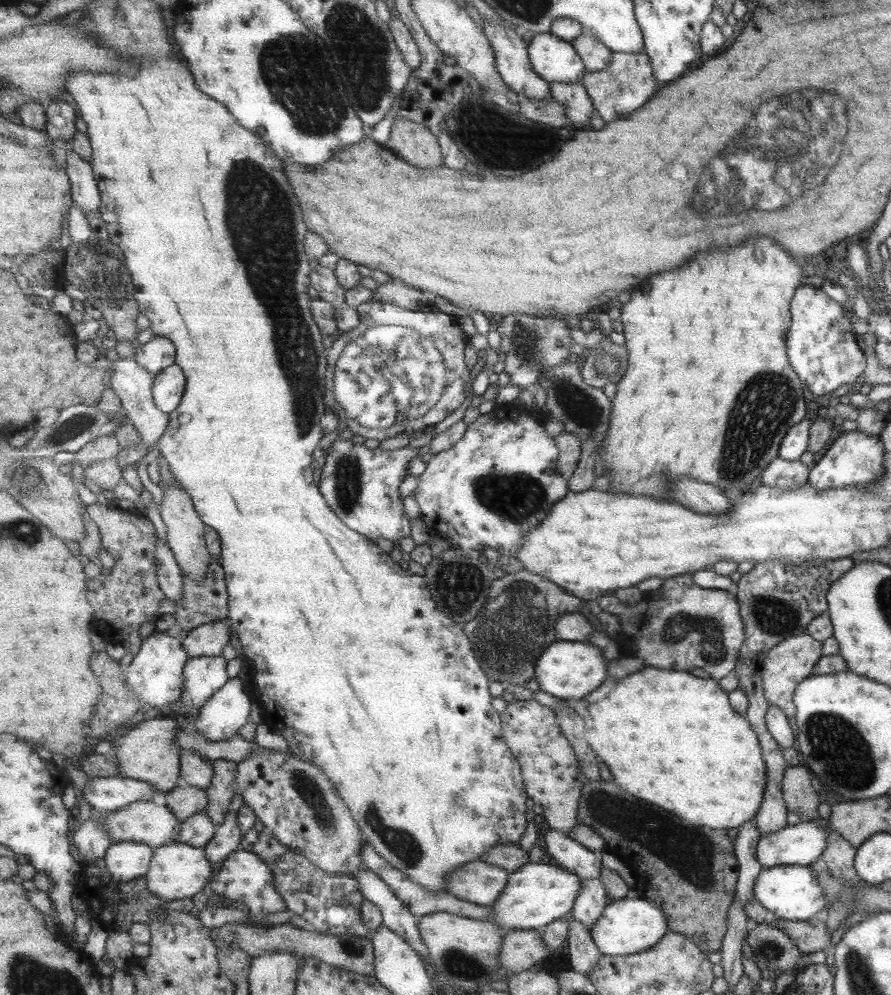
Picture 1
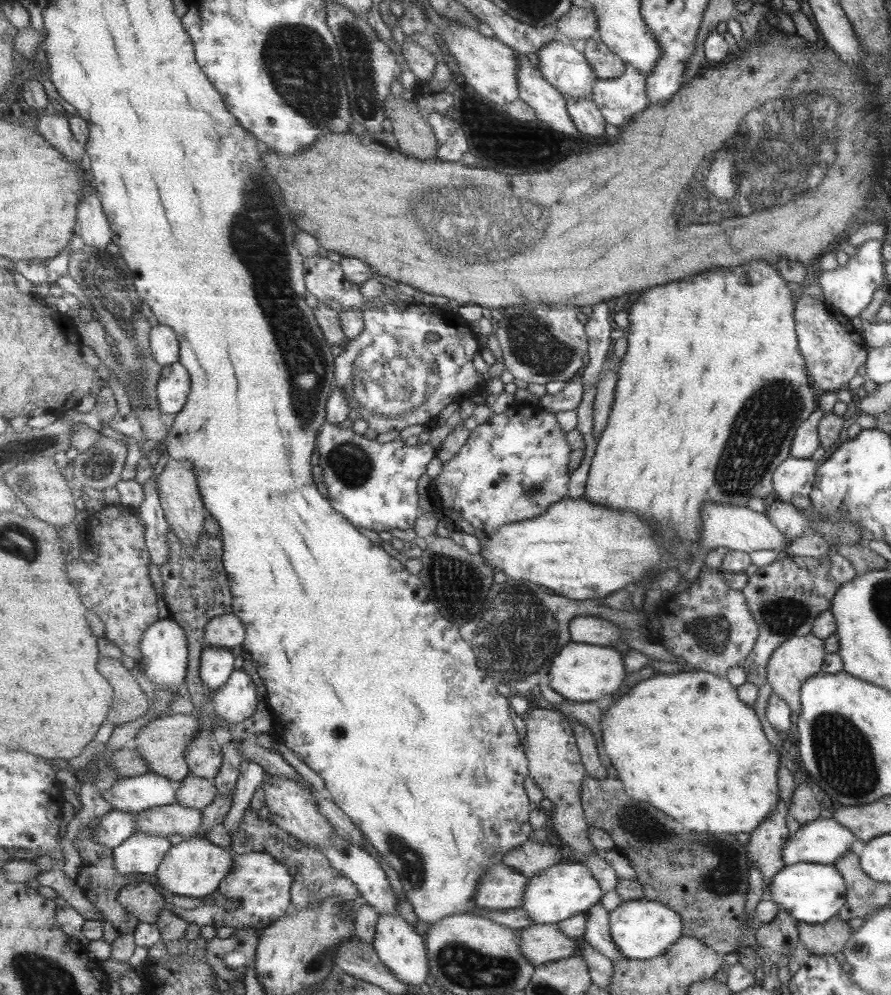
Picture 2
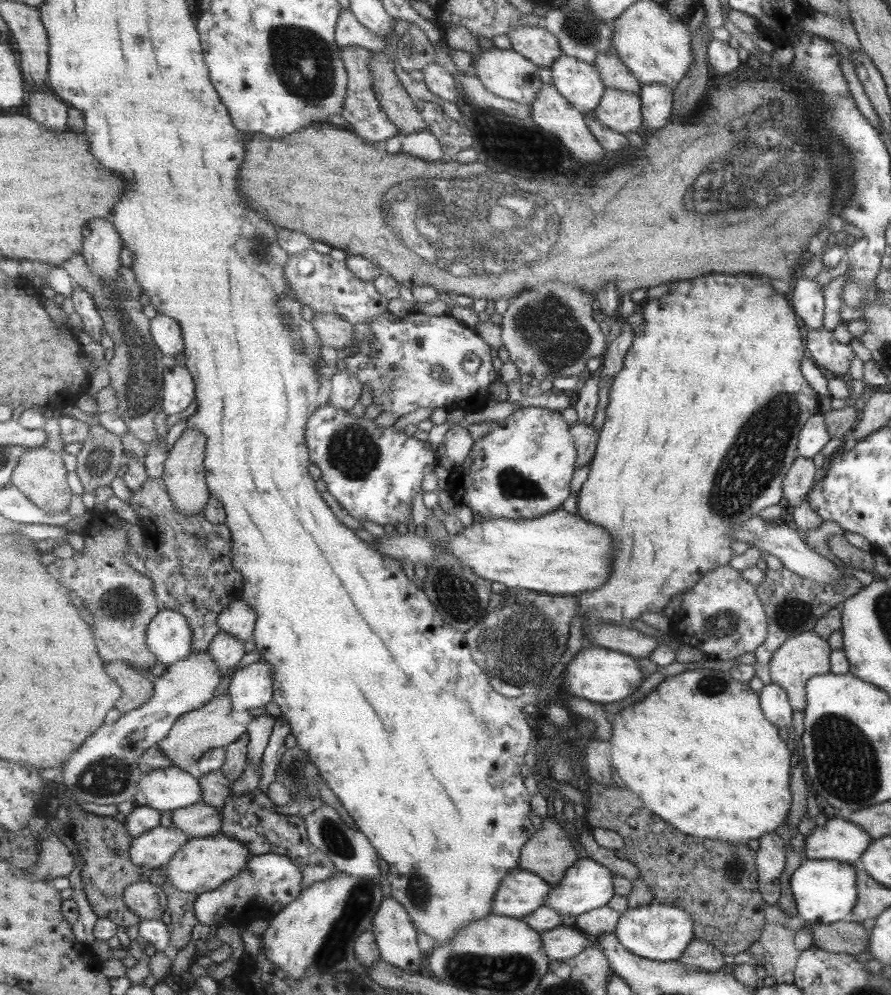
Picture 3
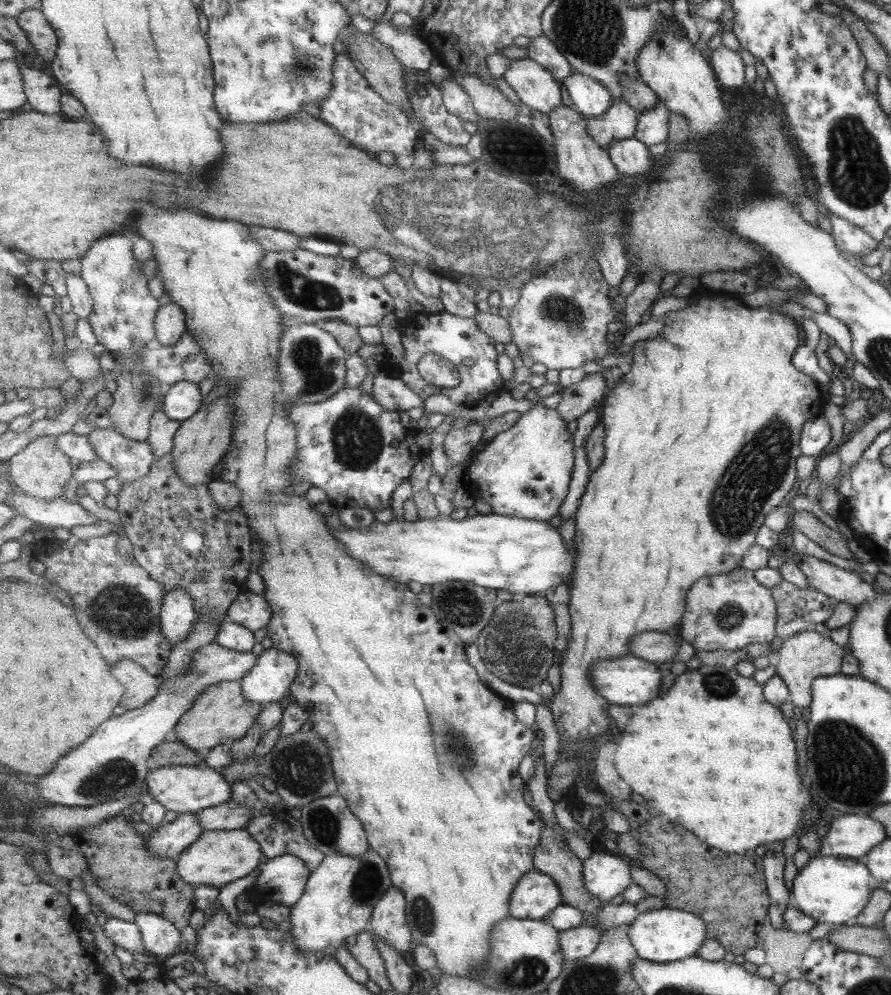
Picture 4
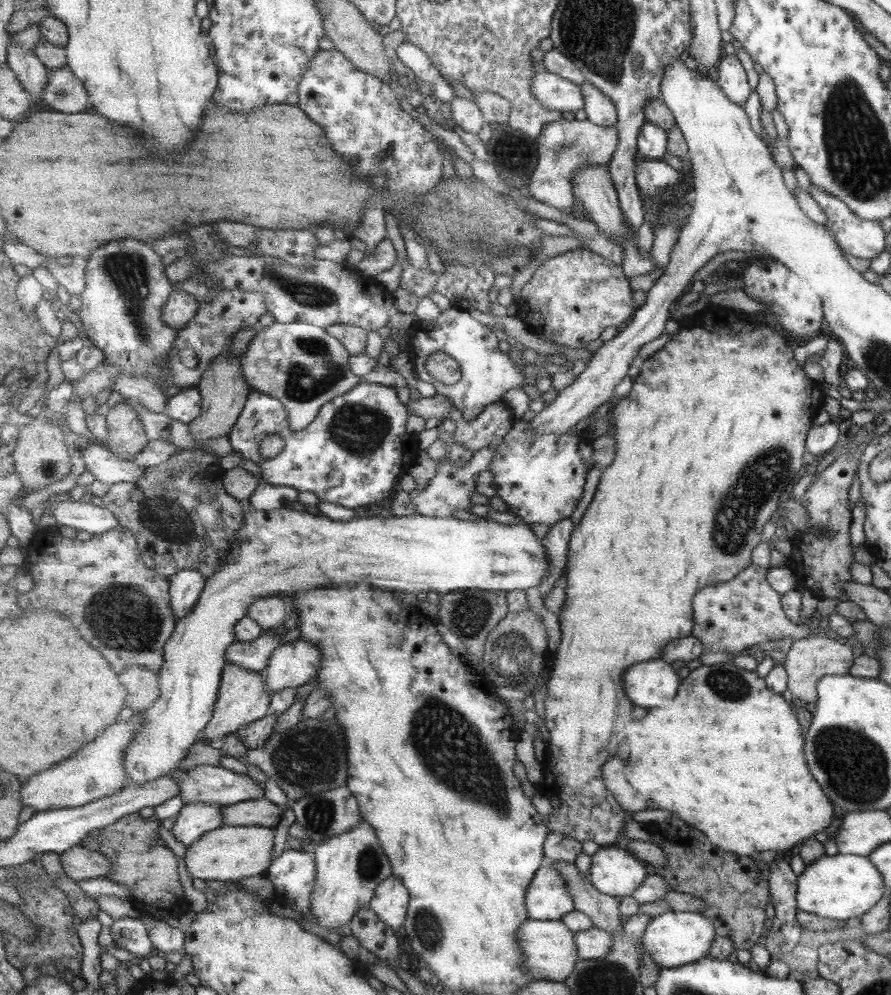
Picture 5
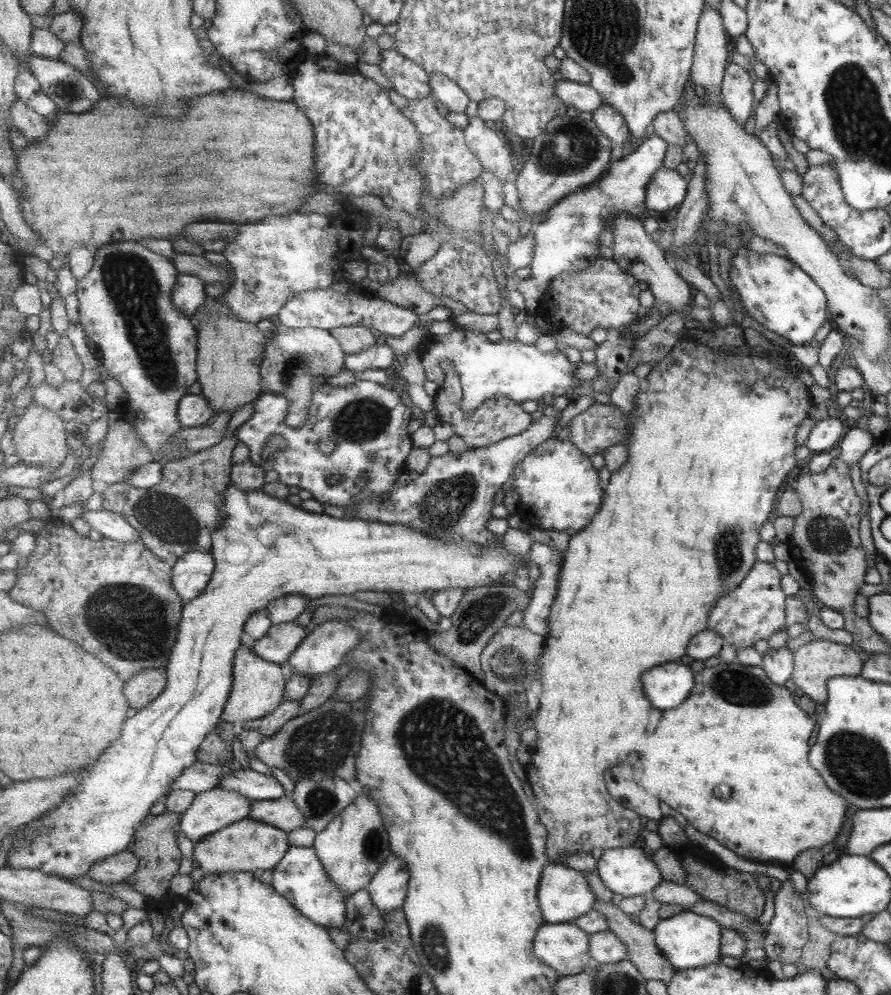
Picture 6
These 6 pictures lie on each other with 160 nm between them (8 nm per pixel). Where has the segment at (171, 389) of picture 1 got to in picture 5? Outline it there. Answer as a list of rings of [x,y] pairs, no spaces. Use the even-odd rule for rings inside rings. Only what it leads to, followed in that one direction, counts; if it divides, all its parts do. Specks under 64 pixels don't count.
[[[197,387],[175,391],[168,400],[167,413],[171,418],[191,424],[202,411],[202,394]]]

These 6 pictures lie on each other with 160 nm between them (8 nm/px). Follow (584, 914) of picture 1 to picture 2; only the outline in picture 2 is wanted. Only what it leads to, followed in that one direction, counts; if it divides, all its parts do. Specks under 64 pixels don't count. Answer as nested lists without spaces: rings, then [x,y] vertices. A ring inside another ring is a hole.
[[[599,903],[584,913],[588,915],[588,927],[584,934],[584,940],[592,944],[600,953],[608,956],[613,962],[628,961],[629,957],[621,954],[613,940],[610,912]]]

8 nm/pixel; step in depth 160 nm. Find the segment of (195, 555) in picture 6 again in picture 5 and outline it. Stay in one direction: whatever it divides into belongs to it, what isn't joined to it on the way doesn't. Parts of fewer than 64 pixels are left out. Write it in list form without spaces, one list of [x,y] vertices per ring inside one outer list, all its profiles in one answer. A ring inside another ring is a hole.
[[[182,570],[170,579],[172,609],[179,620],[191,614],[200,601],[206,578],[200,570]]]

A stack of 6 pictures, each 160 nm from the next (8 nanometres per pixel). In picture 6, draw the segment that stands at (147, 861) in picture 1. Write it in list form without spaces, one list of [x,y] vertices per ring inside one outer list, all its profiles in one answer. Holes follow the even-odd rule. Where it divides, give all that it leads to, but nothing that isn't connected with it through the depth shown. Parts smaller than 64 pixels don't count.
[[[220,787],[199,793],[193,804],[182,813],[181,830],[194,843],[202,841],[217,831],[226,829],[229,825],[247,819],[251,812],[253,800],[234,790],[224,790]]]

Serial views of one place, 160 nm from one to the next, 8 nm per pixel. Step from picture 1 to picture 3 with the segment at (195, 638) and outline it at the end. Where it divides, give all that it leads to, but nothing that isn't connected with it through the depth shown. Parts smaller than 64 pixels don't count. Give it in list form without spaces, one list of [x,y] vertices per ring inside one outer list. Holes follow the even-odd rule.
[[[237,599],[225,609],[219,618],[221,631],[239,639],[241,643],[254,639],[257,628],[257,613],[247,602]]]

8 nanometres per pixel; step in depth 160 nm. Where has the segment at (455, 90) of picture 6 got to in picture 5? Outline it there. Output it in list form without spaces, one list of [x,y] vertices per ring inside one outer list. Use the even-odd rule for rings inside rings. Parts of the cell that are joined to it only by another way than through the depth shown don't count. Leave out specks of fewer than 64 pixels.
[[[403,42],[394,54],[398,56],[403,65],[412,70],[419,81],[431,87],[432,93],[439,101],[451,103],[456,97],[453,88],[434,65],[431,57],[415,43]]]

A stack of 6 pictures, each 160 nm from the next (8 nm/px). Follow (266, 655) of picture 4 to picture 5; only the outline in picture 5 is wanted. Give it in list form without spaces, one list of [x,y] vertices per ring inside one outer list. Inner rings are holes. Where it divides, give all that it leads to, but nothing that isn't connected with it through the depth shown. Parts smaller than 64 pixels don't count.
[[[302,639],[279,645],[264,675],[271,696],[286,689],[297,689],[315,678],[321,669],[321,649]]]

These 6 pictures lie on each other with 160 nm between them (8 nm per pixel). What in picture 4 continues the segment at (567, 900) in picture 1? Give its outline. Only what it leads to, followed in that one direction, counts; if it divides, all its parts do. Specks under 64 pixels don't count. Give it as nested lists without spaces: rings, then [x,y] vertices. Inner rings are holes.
[[[593,853],[584,860],[585,888],[603,904],[633,884],[632,866],[622,854]]]

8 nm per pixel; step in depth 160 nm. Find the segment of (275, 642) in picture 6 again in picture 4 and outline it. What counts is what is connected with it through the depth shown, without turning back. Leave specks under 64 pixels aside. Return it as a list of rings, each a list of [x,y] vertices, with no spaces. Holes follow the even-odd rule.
[[[218,643],[201,646],[197,654],[193,654],[193,666],[189,667],[184,675],[163,681],[157,698],[153,698],[153,701],[149,701],[140,709],[127,710],[123,715],[113,716],[105,721],[96,728],[97,734],[93,734],[89,742],[81,744],[71,754],[61,758],[55,772],[35,782],[39,801],[68,807],[89,807],[121,800],[141,792],[153,768],[153,751],[160,744],[172,739],[180,718],[195,706],[195,701],[209,687],[225,680],[241,681],[257,666],[258,655],[259,650],[241,653]]]

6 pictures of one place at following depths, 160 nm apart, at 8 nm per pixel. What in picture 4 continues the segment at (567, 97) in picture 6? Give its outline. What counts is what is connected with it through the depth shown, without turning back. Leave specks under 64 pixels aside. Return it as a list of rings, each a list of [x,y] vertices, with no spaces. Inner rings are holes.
[[[529,56],[526,58],[511,59],[508,64],[508,69],[501,76],[508,83],[508,85],[518,95],[518,98],[527,106],[539,112],[549,114],[555,110],[561,103],[561,86],[557,83],[555,75],[548,71],[539,62],[531,59]]]

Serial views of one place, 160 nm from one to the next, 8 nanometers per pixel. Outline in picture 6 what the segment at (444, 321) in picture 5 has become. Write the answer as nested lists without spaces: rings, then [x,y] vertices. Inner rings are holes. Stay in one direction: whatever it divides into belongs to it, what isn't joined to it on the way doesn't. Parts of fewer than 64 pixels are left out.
[[[456,316],[453,328],[448,334],[439,335],[435,342],[422,344],[422,359],[426,368],[426,378],[435,382],[439,388],[445,381],[445,371],[440,365],[449,362],[456,368],[462,378],[464,389],[463,409],[473,414],[490,398],[502,394],[522,403],[525,400],[539,400],[545,394],[563,396],[569,388],[575,386],[573,370],[575,365],[569,358],[556,349],[543,353],[533,344],[523,344],[520,340],[491,342],[486,333],[464,327]]]

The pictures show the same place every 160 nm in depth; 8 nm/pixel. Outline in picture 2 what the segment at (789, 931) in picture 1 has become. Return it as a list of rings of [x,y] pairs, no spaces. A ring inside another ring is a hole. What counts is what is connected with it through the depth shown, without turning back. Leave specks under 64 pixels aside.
[[[833,916],[820,925],[805,924],[797,921],[798,942],[811,955],[830,955],[841,952],[851,937],[847,921]]]

